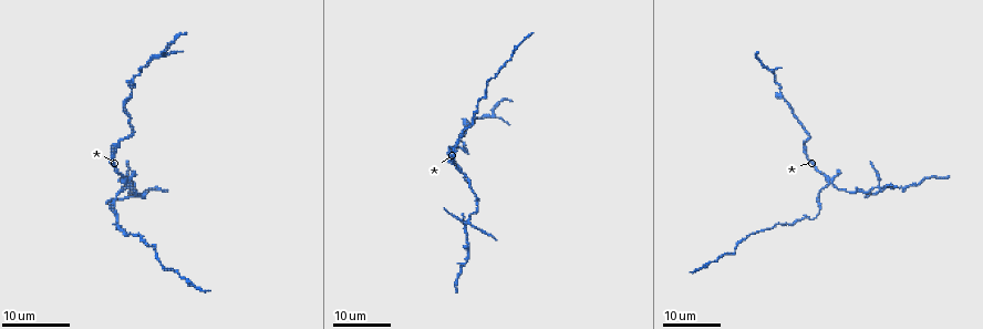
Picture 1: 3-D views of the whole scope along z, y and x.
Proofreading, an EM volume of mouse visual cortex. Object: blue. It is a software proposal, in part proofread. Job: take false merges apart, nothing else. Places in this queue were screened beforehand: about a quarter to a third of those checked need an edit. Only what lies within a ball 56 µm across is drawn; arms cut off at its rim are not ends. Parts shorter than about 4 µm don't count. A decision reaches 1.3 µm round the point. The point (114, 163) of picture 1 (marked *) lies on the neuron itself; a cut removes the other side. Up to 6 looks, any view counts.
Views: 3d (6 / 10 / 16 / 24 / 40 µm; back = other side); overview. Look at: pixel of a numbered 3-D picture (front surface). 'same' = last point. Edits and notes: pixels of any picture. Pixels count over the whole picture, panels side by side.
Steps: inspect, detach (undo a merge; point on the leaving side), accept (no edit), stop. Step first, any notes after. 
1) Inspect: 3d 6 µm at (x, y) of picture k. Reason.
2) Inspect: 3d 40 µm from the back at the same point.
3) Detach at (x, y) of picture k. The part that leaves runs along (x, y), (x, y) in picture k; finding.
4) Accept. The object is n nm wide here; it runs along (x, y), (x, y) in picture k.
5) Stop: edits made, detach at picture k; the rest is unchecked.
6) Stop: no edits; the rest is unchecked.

Inspect: 3d 24 µm at (878, 188) of picture 1.

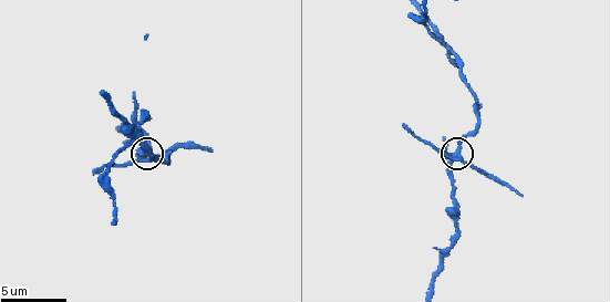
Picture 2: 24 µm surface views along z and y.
Inspect: 3d 10 µm at (144, 153) of picture 2.

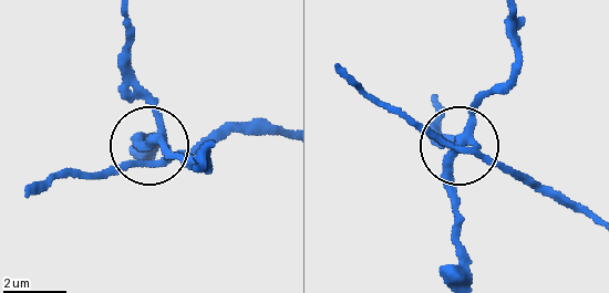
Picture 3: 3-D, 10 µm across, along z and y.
Detach at (512, 171) of picture 3. The part that leaves runs along (473, 144), (589, 208) in picture 3; two neurons meet here.

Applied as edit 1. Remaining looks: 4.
Inspect: 3d 6 µm at (441, 42) of picture 2. Thin arm on a thick one.

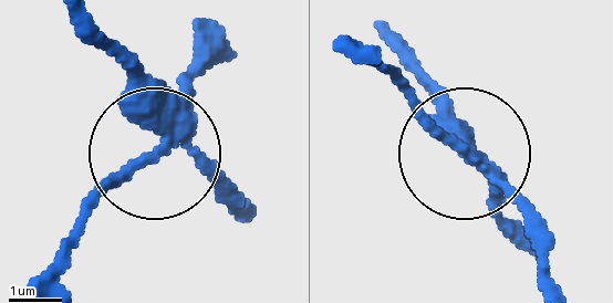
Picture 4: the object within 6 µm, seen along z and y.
Inspect: 3d 6 µm from the back at (465, 150) of picture 4.

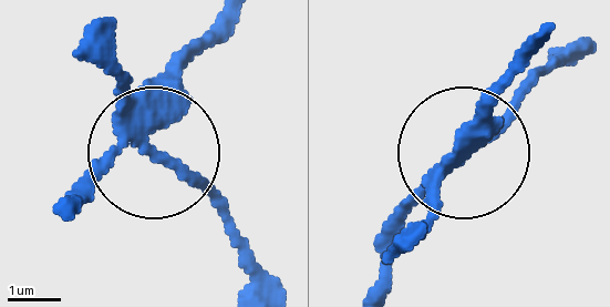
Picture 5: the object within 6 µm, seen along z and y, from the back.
Detach at (120, 67) of picture 5. 3 arms meet here; the part that leaves runs along (127, 130), (215, 208), (241, 288) in picture 5; two neurons meet here.

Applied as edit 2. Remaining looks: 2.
Stop: edits made, detach at picture 3, detach at picture 5; the rest is unchecked.

